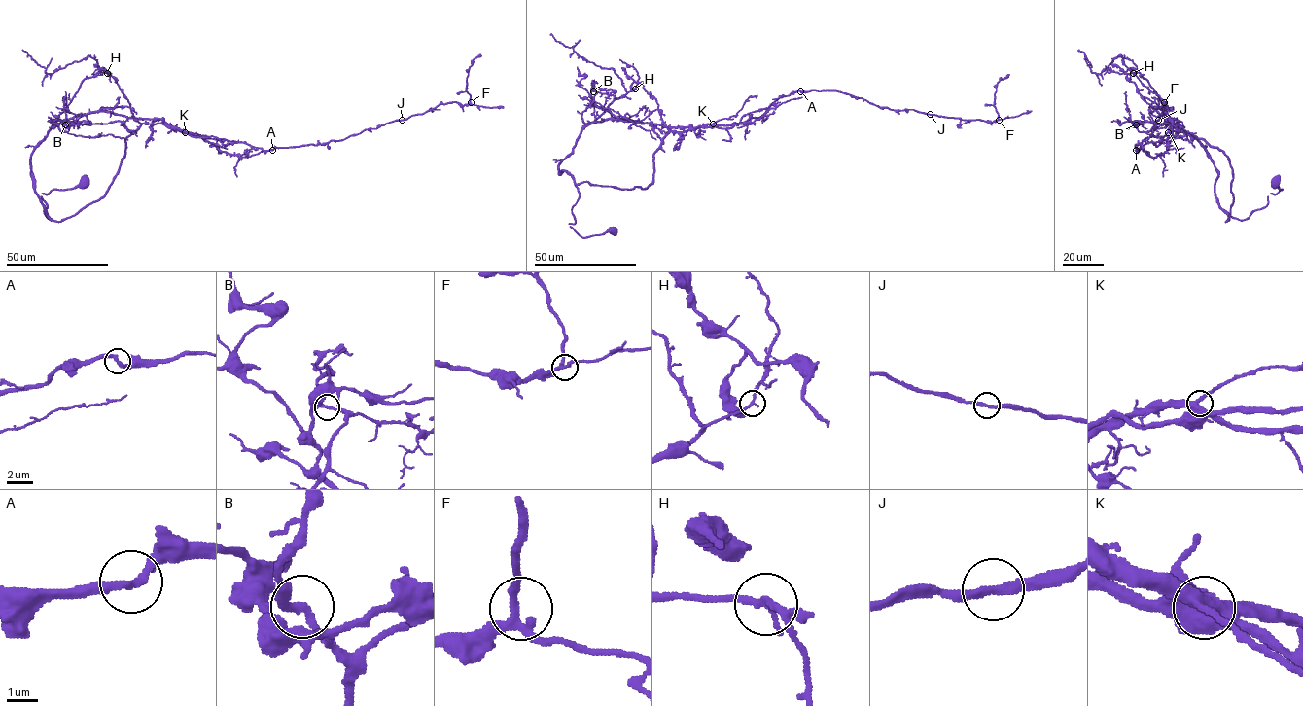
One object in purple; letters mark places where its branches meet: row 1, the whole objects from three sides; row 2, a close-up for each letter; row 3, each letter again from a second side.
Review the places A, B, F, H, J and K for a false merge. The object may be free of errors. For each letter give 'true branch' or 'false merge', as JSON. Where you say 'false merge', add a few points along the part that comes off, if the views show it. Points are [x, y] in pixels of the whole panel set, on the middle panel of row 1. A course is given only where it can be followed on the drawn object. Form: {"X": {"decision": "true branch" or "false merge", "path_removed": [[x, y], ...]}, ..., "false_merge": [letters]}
{"A": {"decision": "true branch"}, "B": {"decision": "true branch"}, "F": {"decision": "true branch"}, "H": {"decision": "true branch"}, "J": {"decision": "true branch"}, "K": {"decision": "true branch"}, "false_merge": []}

